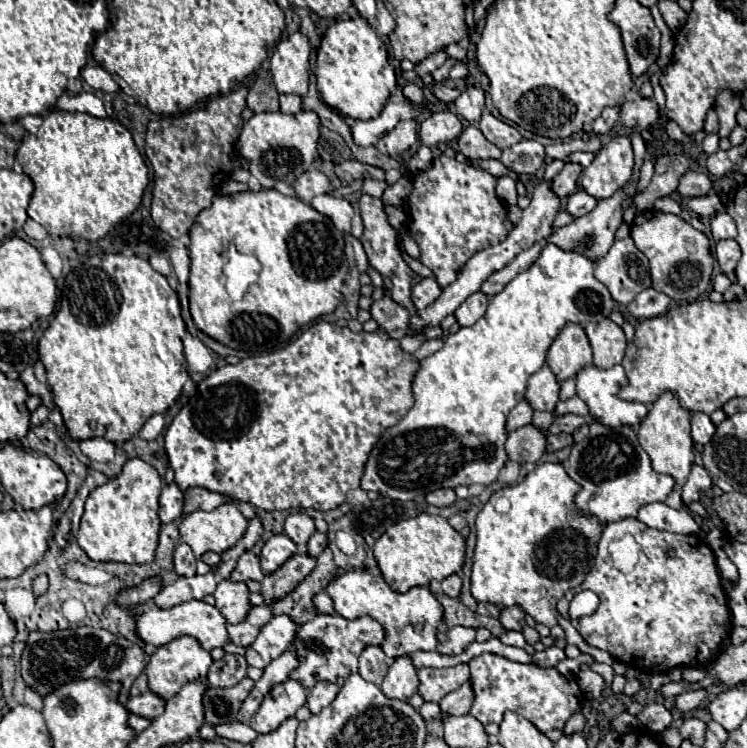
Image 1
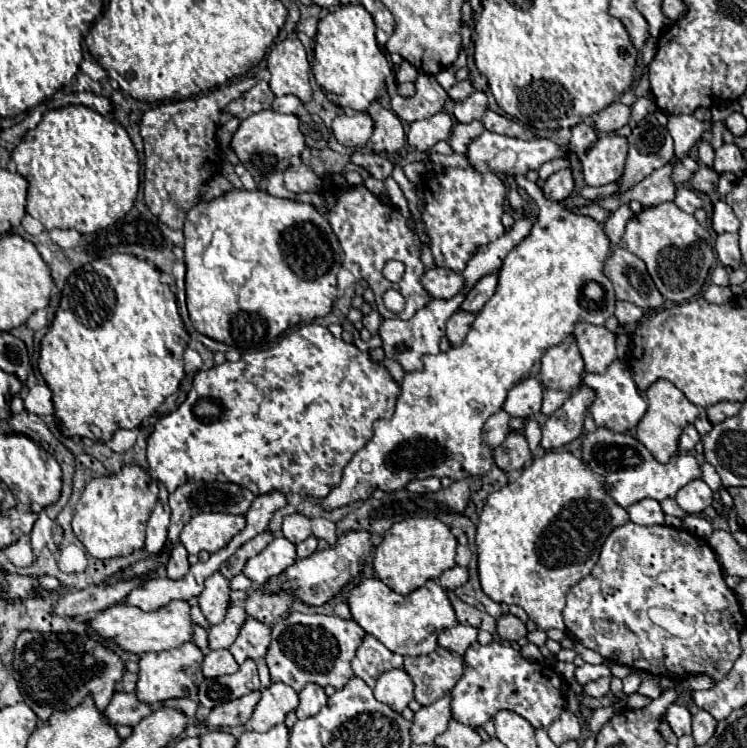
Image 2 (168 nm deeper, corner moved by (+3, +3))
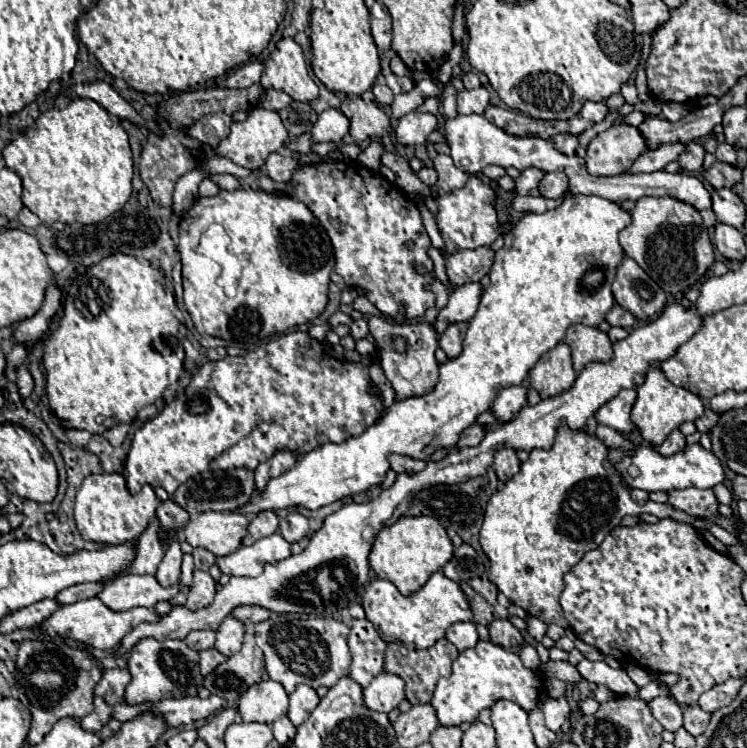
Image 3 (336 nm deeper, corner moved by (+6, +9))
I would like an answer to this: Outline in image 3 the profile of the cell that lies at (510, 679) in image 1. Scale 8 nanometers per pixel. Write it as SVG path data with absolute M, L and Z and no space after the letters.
M478 641L474 649L466 649L452 663L452 675L442 677L436 685L430 705L436 711L438 723L444 727L456 727L460 723L474 723L478 713L486 707L492 707L500 699L518 703L524 711L536 707L542 695L542 681L536 671L530 671L522 665L520 657L500 645L490 641Z

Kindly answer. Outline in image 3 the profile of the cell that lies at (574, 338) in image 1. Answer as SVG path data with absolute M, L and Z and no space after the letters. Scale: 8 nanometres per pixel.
M558 343L528 373L530 387L536 389L542 399L568 391L574 379L576 379L576 373L572 369L570 347L566 343Z

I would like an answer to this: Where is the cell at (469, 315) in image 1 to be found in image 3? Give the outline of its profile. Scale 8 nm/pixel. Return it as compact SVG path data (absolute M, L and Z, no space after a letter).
M456 323L456 325L450 325L450 327L442 333L442 337L440 337L440 347L442 347L442 351L446 353L448 359L454 359L456 355L460 355L466 329L468 329L466 323Z

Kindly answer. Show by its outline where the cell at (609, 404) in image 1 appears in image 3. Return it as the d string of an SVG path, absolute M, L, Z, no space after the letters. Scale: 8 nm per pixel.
M622 389L614 399L610 399L608 403L604 403L598 411L596 411L596 421L600 425L606 425L610 429L616 429L618 433L630 433L636 425L630 421L630 409L632 409L632 401L636 397L636 391L632 389Z

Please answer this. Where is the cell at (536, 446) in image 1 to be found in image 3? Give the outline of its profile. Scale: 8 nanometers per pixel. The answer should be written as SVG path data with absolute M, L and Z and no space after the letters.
M500 449L500 451L496 451L492 469L496 471L496 475L498 475L498 479L502 483L512 479L512 475L516 475L520 471L520 461L516 457L516 451L512 451L512 449Z

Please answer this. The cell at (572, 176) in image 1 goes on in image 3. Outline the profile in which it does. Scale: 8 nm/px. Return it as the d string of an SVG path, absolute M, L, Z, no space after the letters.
M560 171L556 173L546 173L544 179L538 185L540 195L546 199L560 199L568 191L568 177Z

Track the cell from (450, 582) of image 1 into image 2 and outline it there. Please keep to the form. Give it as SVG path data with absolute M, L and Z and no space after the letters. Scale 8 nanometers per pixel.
M453 567L449 571L445 571L441 577L439 577L439 585L443 589L449 589L449 591L455 591L457 587L461 587L463 583L467 581L467 571L463 567Z

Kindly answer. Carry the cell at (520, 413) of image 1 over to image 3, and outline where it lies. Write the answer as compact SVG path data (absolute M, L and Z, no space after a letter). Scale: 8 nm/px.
M472 425L468 427L468 431L464 431L464 435L460 435L460 443L456 447L476 447L484 437L484 427L480 425Z

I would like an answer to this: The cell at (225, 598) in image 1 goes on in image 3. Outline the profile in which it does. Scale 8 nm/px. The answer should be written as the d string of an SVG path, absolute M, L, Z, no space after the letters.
M196 569L196 571L194 571L192 585L190 585L190 589L188 589L186 607L188 607L190 611L200 611L202 607L206 607L206 605L212 603L214 595L216 595L216 583L212 581L210 573Z

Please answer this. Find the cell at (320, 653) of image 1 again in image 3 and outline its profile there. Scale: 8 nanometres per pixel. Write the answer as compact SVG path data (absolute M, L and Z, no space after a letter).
M270 615L270 619L258 623L254 627L256 631L256 643L264 651L266 659L266 671L268 675L282 683L286 693L292 693L296 685L304 683L312 689L318 689L320 685L332 687L338 679L350 675L350 663L352 655L348 651L348 627L342 621L324 619L324 617L308 617L302 619L298 615Z

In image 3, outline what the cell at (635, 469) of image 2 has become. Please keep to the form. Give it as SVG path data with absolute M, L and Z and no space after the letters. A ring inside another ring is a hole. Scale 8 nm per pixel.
M700 443L686 445L682 451L670 455L670 457L662 457L652 447L646 447L646 445L638 445L634 455L630 455L630 457L624 455L618 449L610 449L610 457L608 459L614 463L614 467L622 475L624 483L628 483L630 487L636 487L636 489L644 489L644 491L668 493L672 489L686 489L686 487L710 489L710 487L714 487L714 485L724 481L724 467L722 467L720 459L716 459L716 455L712 451L708 451L708 449L704 449ZM632 463L640 469L640 477L636 477L636 479L628 475L628 467Z

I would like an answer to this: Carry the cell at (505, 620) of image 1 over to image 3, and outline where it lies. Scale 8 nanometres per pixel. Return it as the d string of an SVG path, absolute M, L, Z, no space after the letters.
M508 619L492 621L488 631L490 631L492 643L500 643L500 647L504 647L504 649L516 649L516 647L522 647L522 643L524 643L522 633Z

